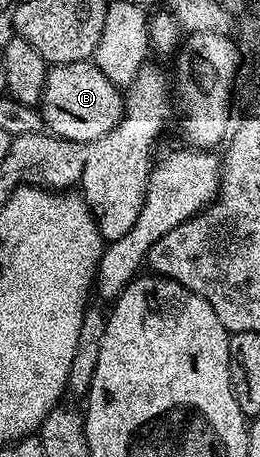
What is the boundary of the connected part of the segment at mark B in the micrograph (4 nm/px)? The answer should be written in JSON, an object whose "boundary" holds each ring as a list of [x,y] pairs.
{"boundary":[[[84,59],[50,66],[39,110],[45,118],[46,128],[58,139],[91,145],[119,125],[125,112],[125,100],[122,88],[107,81],[103,69],[99,69],[96,63]]]}

